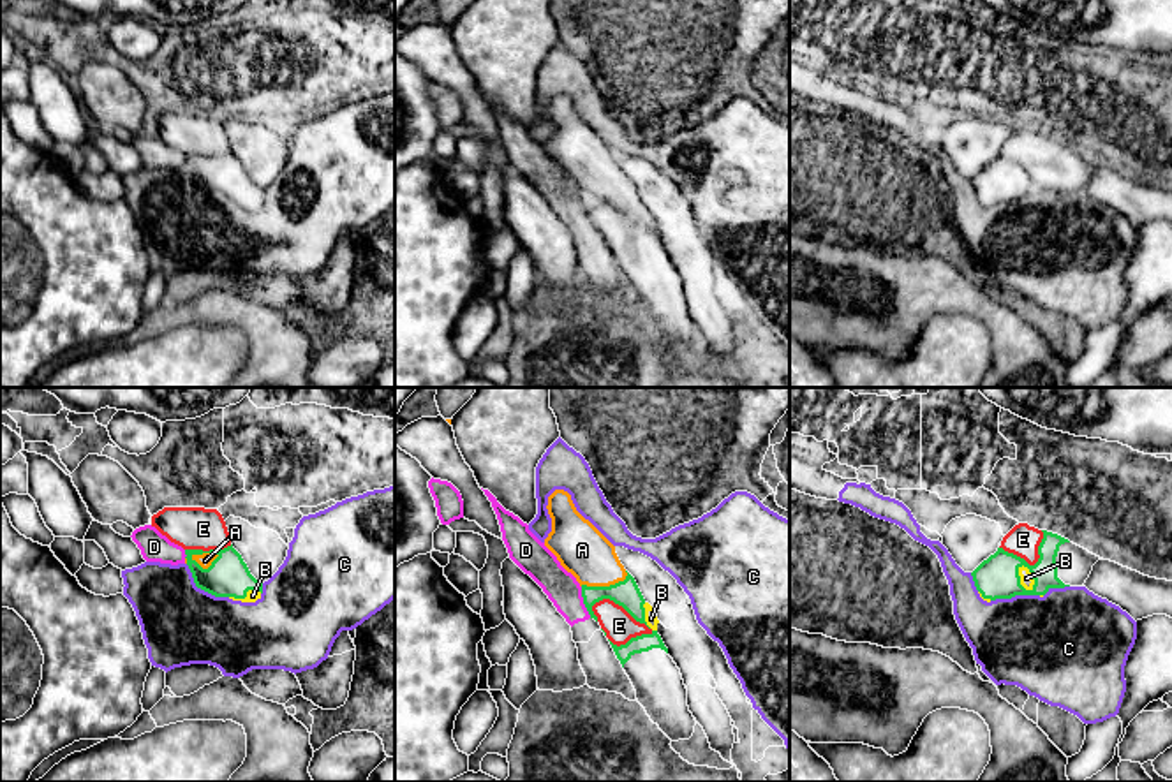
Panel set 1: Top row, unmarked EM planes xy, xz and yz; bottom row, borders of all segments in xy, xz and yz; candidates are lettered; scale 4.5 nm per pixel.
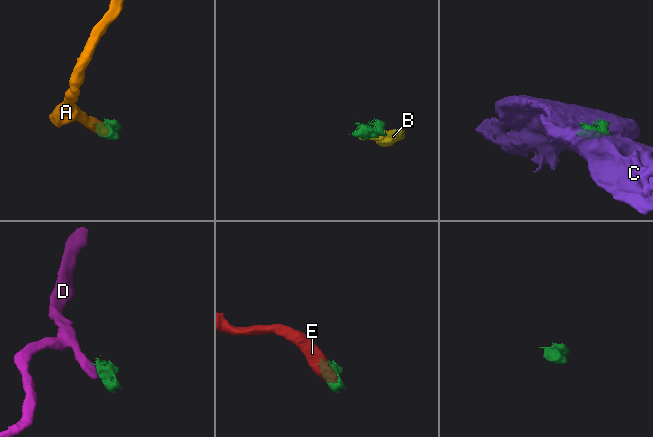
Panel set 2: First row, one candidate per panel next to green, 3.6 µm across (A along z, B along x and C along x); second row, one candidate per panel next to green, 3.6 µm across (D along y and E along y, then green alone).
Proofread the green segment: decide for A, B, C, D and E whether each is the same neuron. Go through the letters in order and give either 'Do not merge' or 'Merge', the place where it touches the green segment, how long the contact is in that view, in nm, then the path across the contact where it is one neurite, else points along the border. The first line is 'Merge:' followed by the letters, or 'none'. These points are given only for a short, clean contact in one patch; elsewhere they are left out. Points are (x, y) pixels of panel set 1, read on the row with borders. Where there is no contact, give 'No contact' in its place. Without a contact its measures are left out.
Merge: A, B
A: Merge. Touches green at xy (205, 552). Shared border 140 nm. Path across: xy (228, 576), (205, 552), (205, 560)
B: Merge. Touches green at yz (1033, 578). Shared border 130 nm. Path across: yz (998, 576), (1023, 566), (1033, 578), (1026, 578)
C: Do not merge. Touches green at xy (201, 589). Shared border 260 nm
D: Do not merge. Touches green at xz (584, 603). Shared border 150 nm. Boundary: xz (580, 587), (584, 606), (591, 617)
E: Do not merge. Touches green at xz (623, 606). Shared border 320 nm

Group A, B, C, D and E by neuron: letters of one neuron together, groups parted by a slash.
A B / C D / E

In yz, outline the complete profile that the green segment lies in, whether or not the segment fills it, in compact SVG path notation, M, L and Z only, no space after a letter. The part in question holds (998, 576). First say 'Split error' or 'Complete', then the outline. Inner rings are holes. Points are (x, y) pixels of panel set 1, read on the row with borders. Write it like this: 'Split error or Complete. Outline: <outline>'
Split error. Outline: M1042 530L1043 539L1038 546L1038 562L1029 565L1024 558L998 548L994 555L983 560L973 572L975 586L987 602L996 599L1012 599L1015 595L1043 597L1050 588L1064 588L1057 578L1056 557L1059 546L1068 539Z

